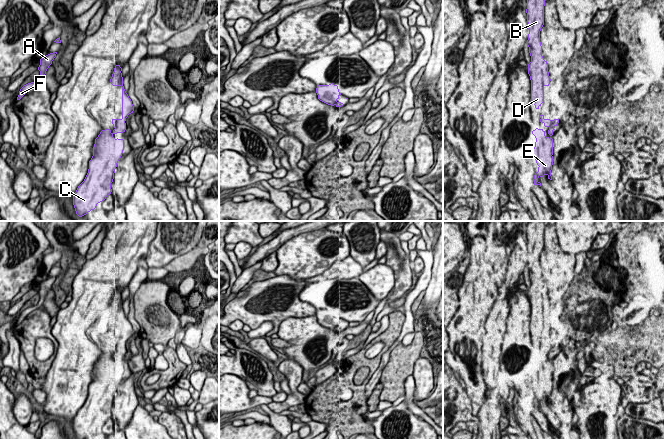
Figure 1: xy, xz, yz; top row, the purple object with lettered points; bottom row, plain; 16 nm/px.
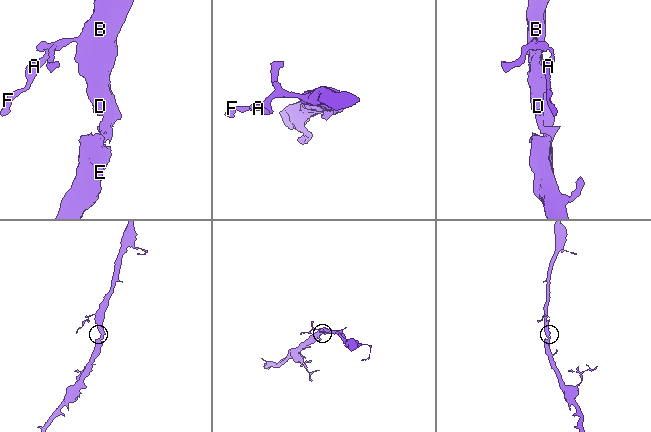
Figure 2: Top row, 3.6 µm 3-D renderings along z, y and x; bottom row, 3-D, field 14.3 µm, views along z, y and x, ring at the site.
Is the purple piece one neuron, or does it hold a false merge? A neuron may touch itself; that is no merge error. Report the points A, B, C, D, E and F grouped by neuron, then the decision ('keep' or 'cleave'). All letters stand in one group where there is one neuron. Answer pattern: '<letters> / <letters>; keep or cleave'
A B C D E F; keep

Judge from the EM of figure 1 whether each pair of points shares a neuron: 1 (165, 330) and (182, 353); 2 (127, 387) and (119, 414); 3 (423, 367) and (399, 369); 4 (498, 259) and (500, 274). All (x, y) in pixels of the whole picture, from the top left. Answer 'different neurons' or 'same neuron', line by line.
1: different neurons
2: same neuron
3: different neurons
4: same neuron

